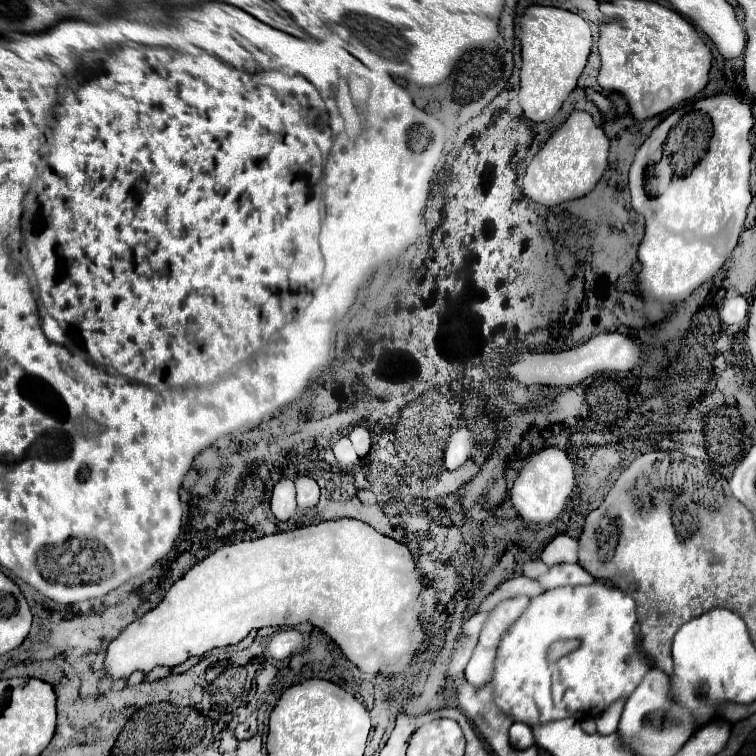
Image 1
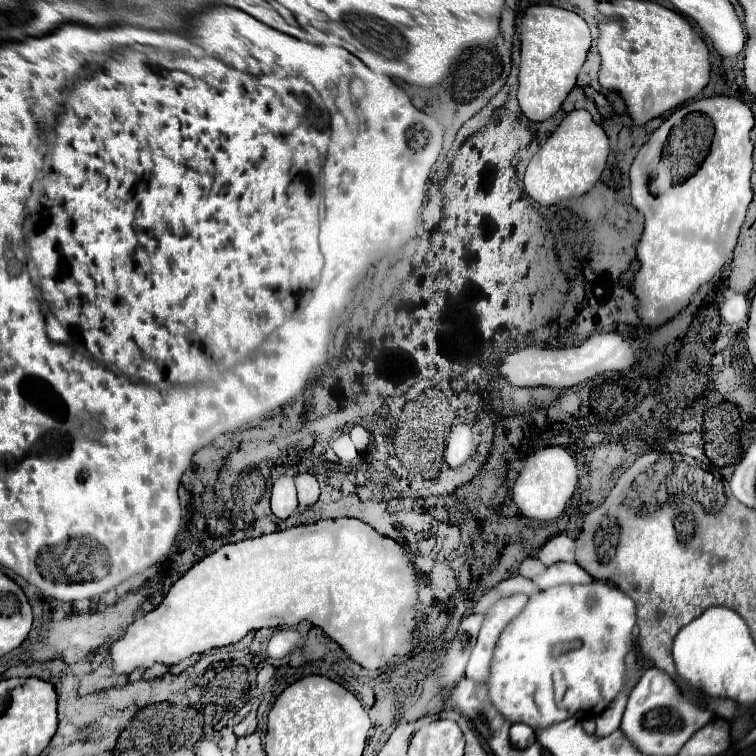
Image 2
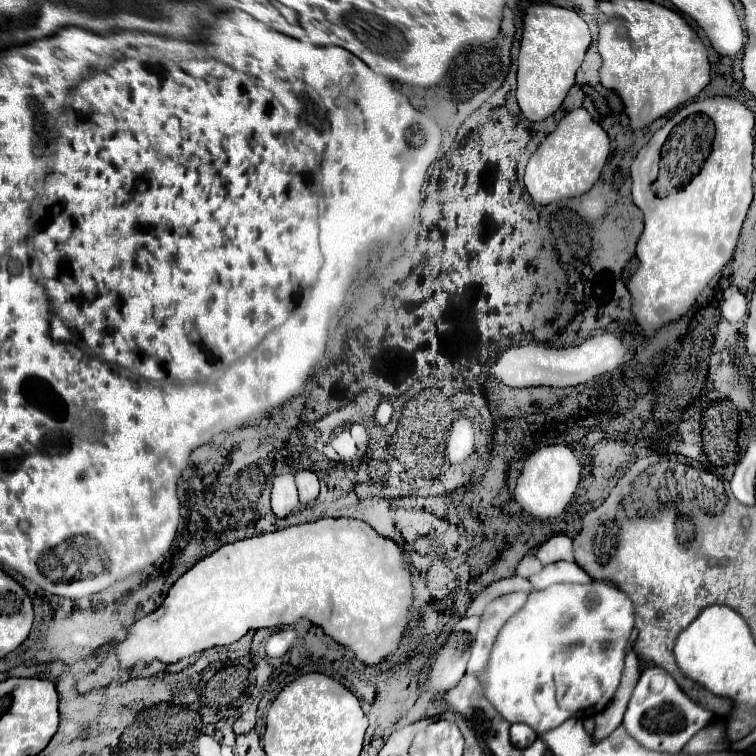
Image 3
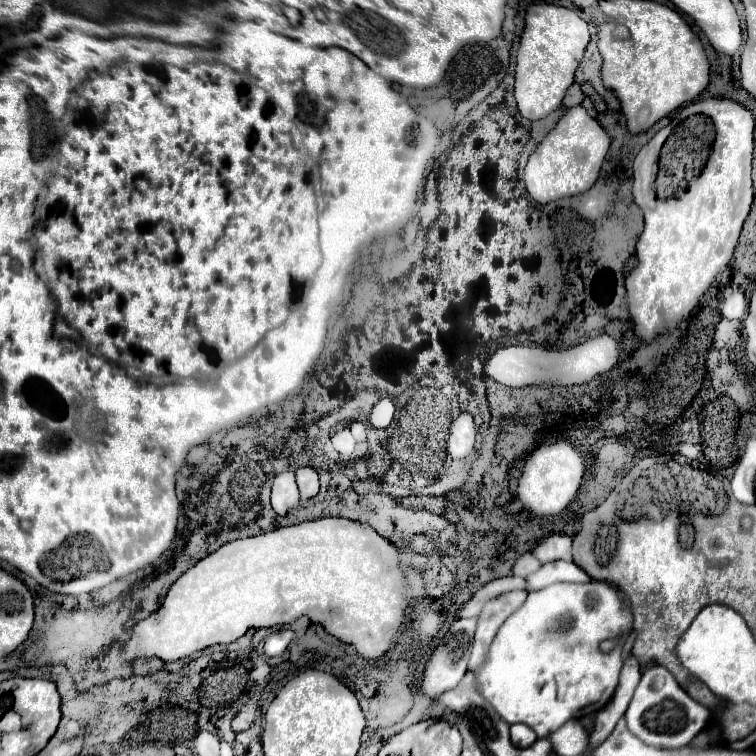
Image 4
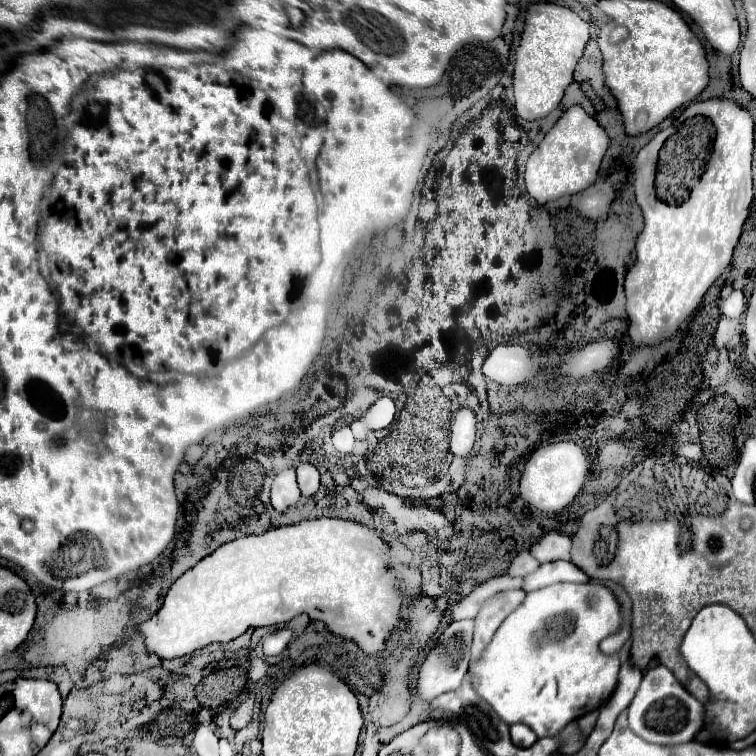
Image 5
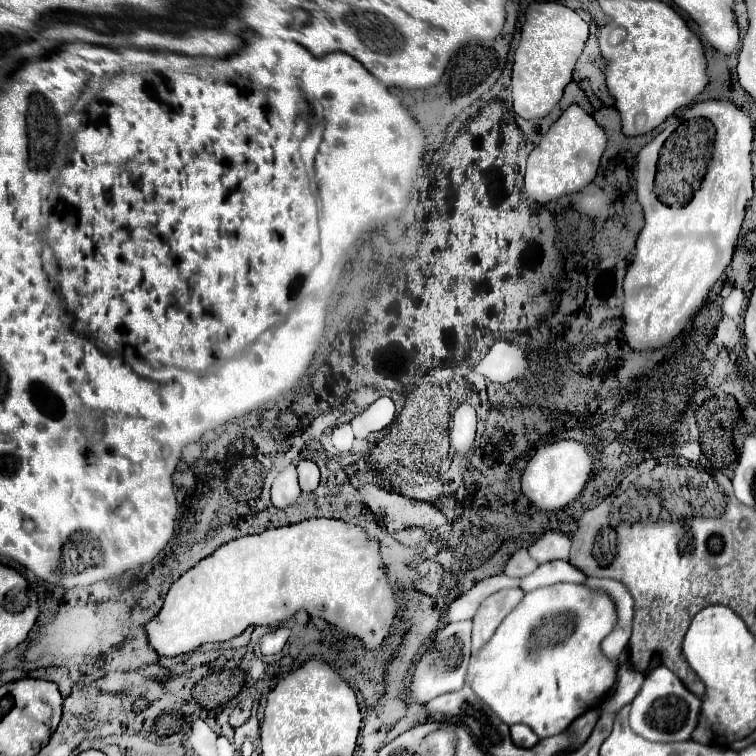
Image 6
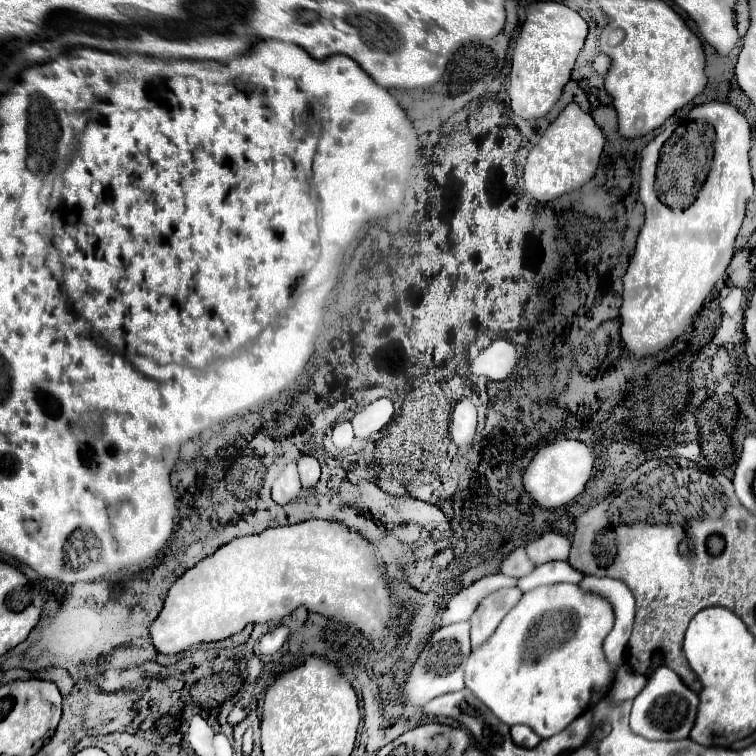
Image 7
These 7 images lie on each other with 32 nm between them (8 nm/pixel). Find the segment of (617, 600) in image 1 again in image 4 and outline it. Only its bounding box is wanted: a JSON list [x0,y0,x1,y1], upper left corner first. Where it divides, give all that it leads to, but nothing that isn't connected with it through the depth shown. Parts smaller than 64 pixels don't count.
[474,582,630,738]

